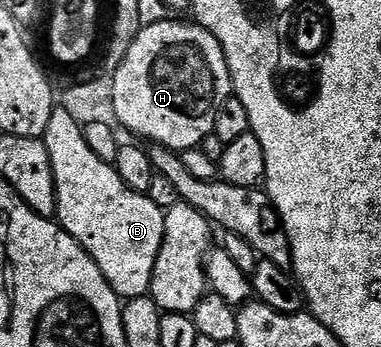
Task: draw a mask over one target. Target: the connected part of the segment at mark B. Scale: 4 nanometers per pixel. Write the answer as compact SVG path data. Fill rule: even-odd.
M55 108L52 119L48 119L44 140L54 172L58 200L56 220L68 235L72 235L72 239L81 243L82 249L96 263L96 267L100 267L104 279L108 279L112 291L119 298L145 297L150 291L156 259L164 239L165 212L147 194L137 193L127 187L113 165L104 163L104 159L96 159L88 143L84 143L82 131L83 126L62 108Z

